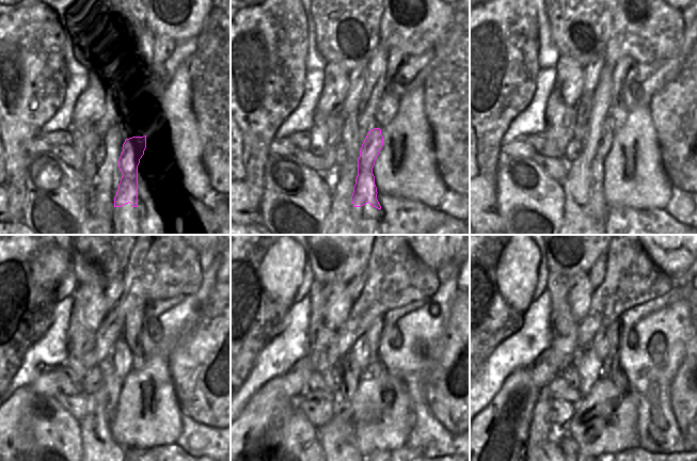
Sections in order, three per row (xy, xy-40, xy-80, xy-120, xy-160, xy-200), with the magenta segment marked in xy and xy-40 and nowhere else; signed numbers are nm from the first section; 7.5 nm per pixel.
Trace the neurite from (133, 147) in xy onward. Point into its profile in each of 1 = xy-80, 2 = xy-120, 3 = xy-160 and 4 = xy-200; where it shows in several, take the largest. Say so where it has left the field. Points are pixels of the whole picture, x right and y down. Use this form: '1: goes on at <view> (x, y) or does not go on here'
1: goes on at xy-80 (597, 196)
2: goes on at xy-120 (122, 356)
3: goes on at xy-160 (360, 349)
4: goes on at xy-200 (599, 344)

